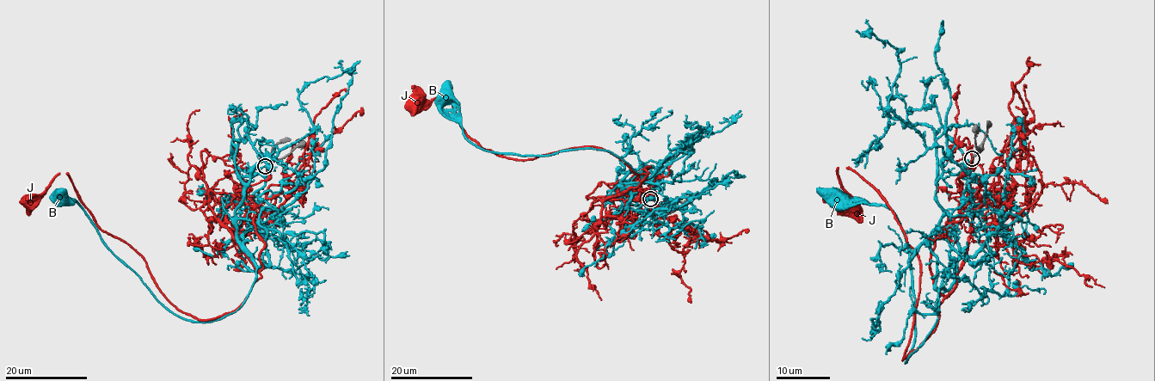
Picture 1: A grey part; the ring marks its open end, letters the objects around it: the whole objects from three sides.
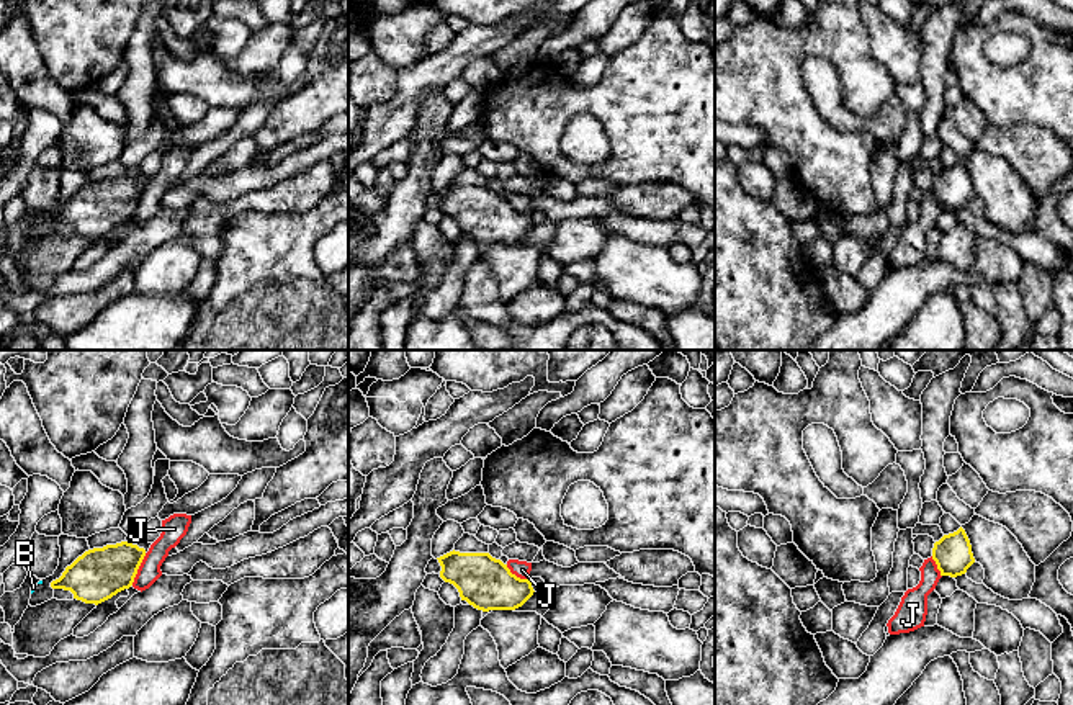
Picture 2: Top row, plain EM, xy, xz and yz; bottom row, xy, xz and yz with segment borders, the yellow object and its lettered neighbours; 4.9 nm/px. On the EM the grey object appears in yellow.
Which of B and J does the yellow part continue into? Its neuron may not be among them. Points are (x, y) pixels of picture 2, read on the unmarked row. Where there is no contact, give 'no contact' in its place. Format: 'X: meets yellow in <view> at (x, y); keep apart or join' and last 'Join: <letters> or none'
B: no contact; join
J: meets yellow in xy at (138, 202); keep apart
Join: B

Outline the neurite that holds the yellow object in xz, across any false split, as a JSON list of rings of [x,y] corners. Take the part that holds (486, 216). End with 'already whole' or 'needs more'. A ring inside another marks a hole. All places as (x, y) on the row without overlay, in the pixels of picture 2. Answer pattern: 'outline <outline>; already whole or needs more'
outline [[[453,183],[437,193],[442,200],[440,211],[453,218],[461,234],[478,244],[515,244],[535,226],[530,213],[517,211],[489,186]]]; already whole

